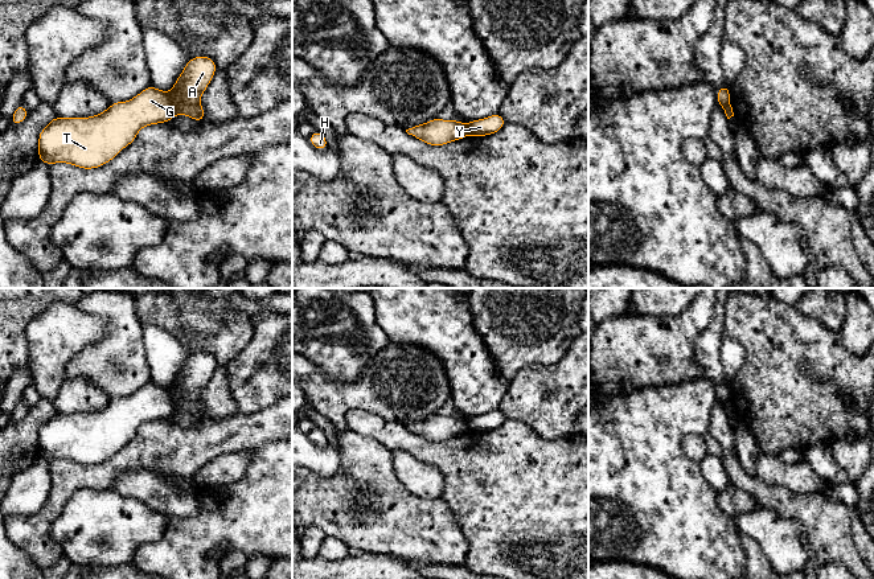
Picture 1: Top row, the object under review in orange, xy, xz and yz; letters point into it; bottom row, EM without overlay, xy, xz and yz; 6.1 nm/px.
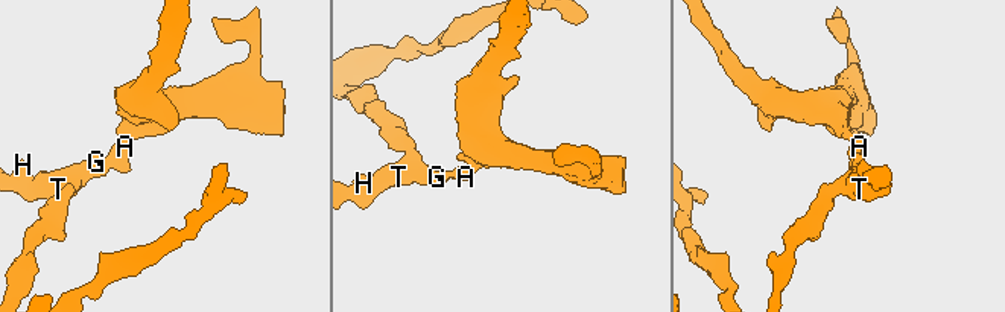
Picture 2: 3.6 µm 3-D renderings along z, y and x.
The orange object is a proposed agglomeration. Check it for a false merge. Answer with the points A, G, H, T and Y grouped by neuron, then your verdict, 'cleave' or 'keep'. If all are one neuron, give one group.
groups A Y / G H T; cleave

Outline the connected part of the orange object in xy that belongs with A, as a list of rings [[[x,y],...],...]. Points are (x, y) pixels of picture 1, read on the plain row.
[[[205,352],[190,354],[186,358],[184,367],[168,389],[177,410],[186,411],[197,418],[205,416],[200,393],[209,382],[216,366],[216,358]]]

